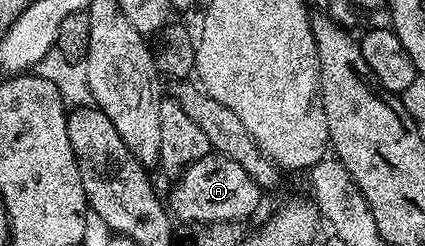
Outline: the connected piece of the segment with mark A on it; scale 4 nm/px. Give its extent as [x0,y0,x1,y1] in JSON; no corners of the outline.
[169,154,261,222]

